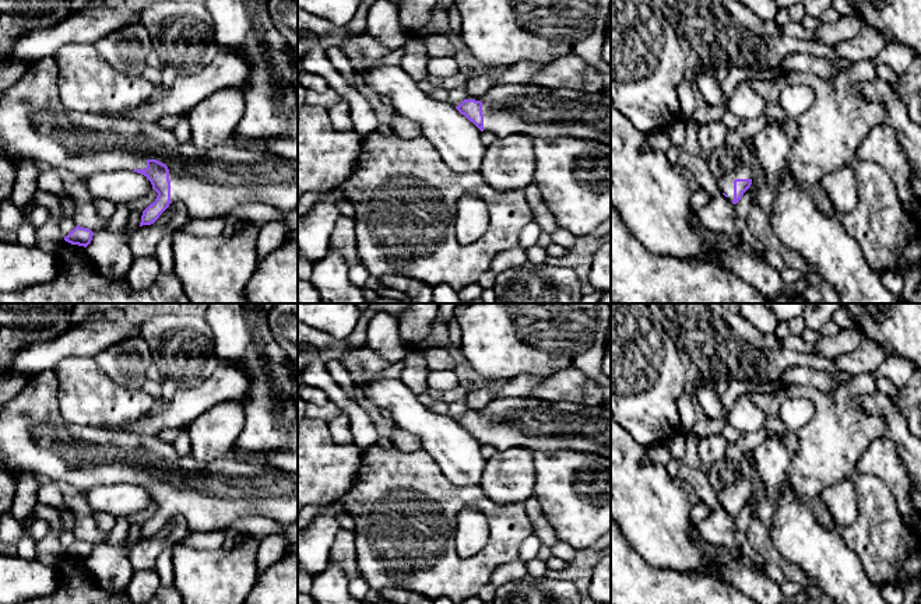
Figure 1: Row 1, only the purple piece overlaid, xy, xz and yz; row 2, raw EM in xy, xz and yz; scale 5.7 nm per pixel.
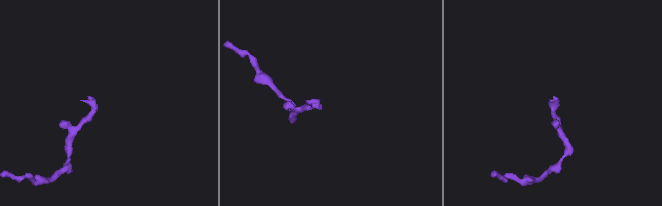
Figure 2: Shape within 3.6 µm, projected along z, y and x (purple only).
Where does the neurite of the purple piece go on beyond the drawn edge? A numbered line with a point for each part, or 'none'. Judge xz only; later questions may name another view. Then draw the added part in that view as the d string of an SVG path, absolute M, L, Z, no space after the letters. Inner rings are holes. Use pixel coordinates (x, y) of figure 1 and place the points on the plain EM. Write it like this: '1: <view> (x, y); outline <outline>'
1: xz (538, 424); outline M503 397L467 410L482 415L484 445L498 452L527 447L535 452L574 450L597 453L611 460L611 408L602 404L577 404L567 400Z

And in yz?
1: yz (730, 474); outline M742 433L735 443L728 443L724 456L710 466L707 478L711 492L718 498L728 513L734 513L734 494L752 492L750 463L746 457L766 438L759 433Z

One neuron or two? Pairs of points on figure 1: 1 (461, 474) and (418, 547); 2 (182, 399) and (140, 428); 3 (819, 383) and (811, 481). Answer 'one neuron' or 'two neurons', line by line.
1: two neurons
2: one neuron
3: two neurons

